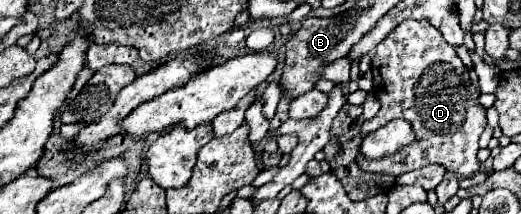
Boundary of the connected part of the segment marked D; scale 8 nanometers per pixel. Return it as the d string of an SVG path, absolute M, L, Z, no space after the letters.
M404 20L400 22L378 46L376 46L376 54L372 58L372 76L374 76L374 88L372 92L378 96L382 108L380 112L372 118L366 120L362 124L362 136L370 134L372 130L384 126L386 122L394 120L394 118L404 118L412 124L414 132L416 132L416 142L390 156L384 160L366 160L362 154L358 154L356 162L360 164L362 170L366 172L380 172L380 174L392 174L398 177L406 172L416 170L416 168L424 168L428 164L442 164L446 170L462 174L464 178L470 178L478 172L480 162L476 158L478 152L478 138L482 134L482 130L486 128L486 110L484 106L478 102L478 88L472 84L470 76L468 76L468 68L462 64L462 60L458 58L456 50L442 38L442 34L432 28L426 20Z

